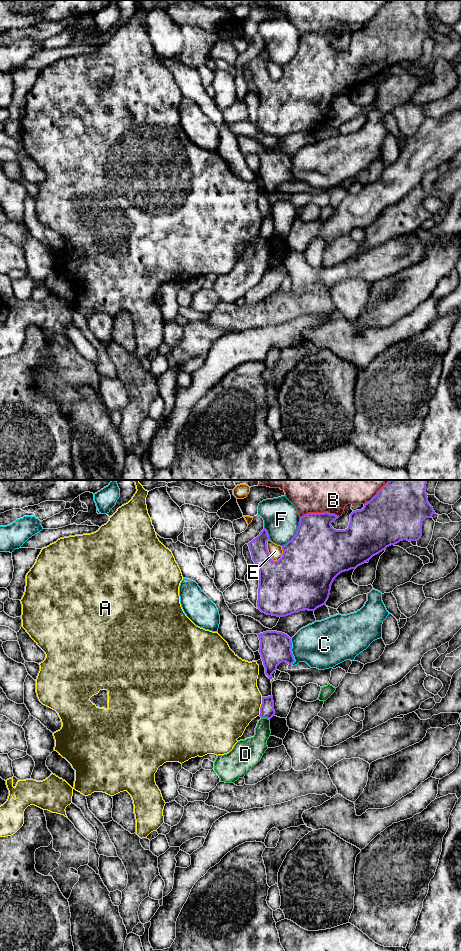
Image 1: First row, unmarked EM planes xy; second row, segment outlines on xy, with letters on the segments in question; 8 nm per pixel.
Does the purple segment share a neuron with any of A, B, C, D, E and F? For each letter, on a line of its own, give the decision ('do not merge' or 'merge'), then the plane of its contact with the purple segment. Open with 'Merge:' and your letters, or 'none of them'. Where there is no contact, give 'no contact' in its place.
Merge: none of them
A: do not merge; meets purple in xy
B: do not merge; meets purple in xy
C: do not merge; meets purple in xy
D: do not merge; meets purple in xy
E: do not merge; meets purple in xy
F: do not merge; meets purple in xy

